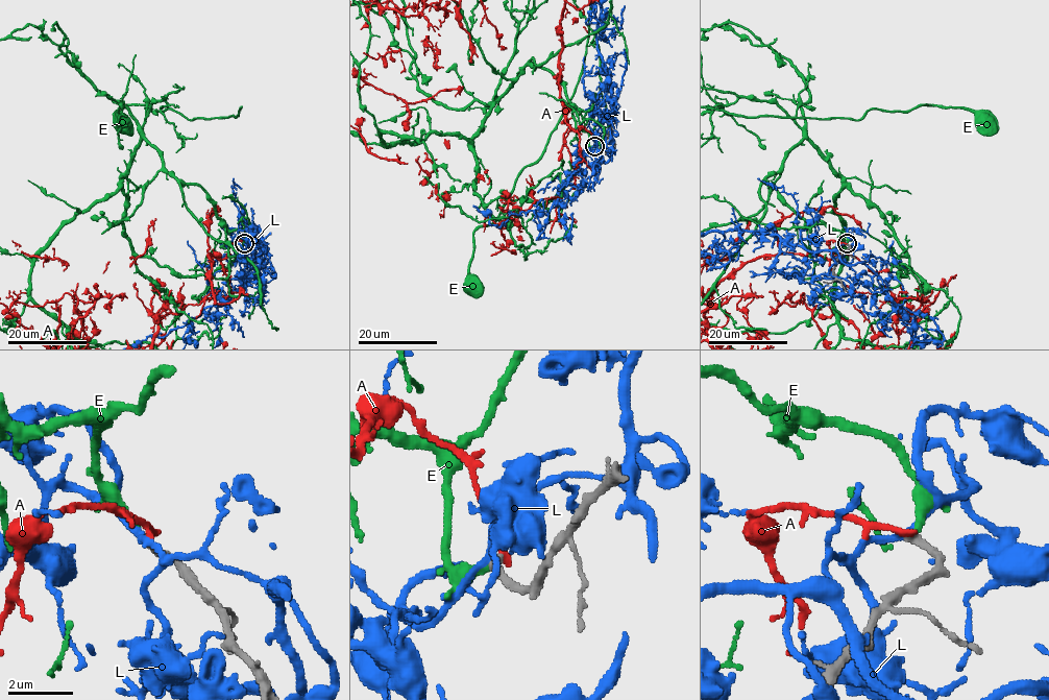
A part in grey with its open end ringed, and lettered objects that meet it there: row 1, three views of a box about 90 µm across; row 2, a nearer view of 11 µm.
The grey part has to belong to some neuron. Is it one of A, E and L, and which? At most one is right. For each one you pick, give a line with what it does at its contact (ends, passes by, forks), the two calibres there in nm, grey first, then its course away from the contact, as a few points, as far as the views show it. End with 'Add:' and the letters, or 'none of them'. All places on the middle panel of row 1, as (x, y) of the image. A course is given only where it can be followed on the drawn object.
E: it ends; calibres 280 and 240 nm
Add: E

